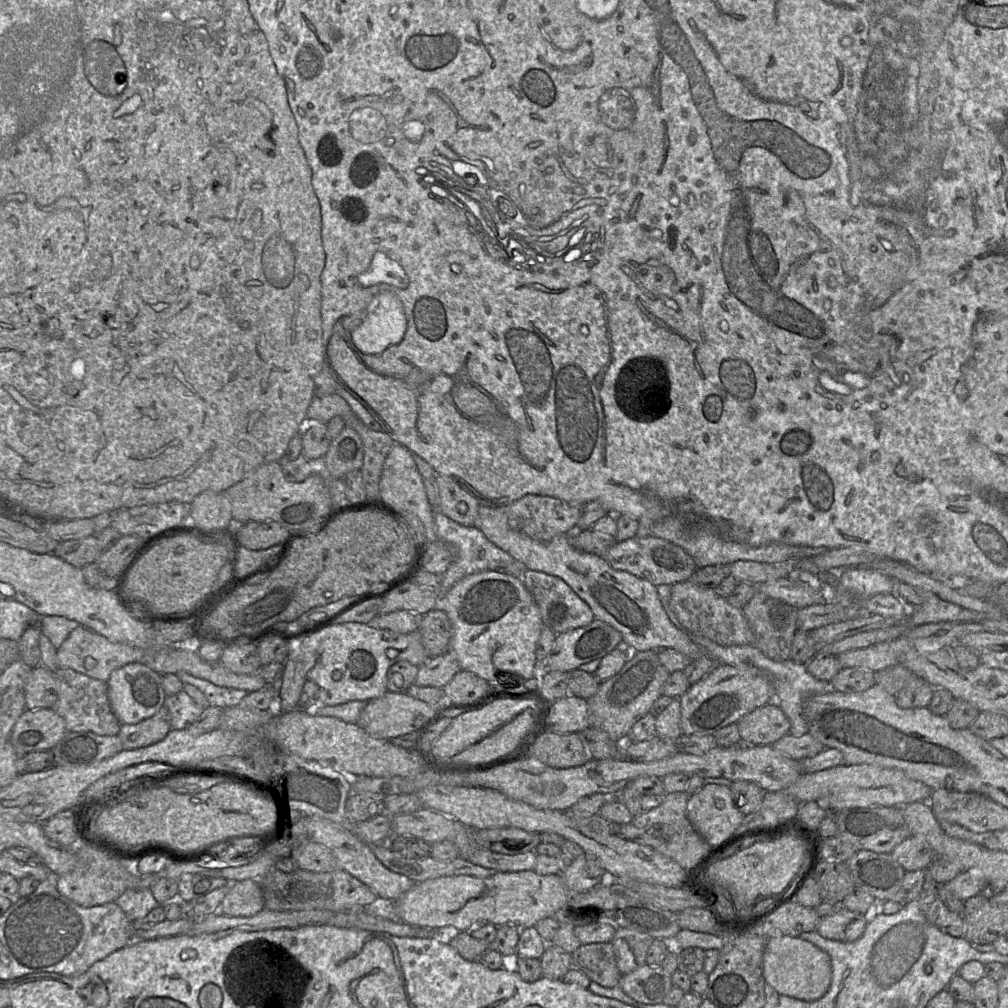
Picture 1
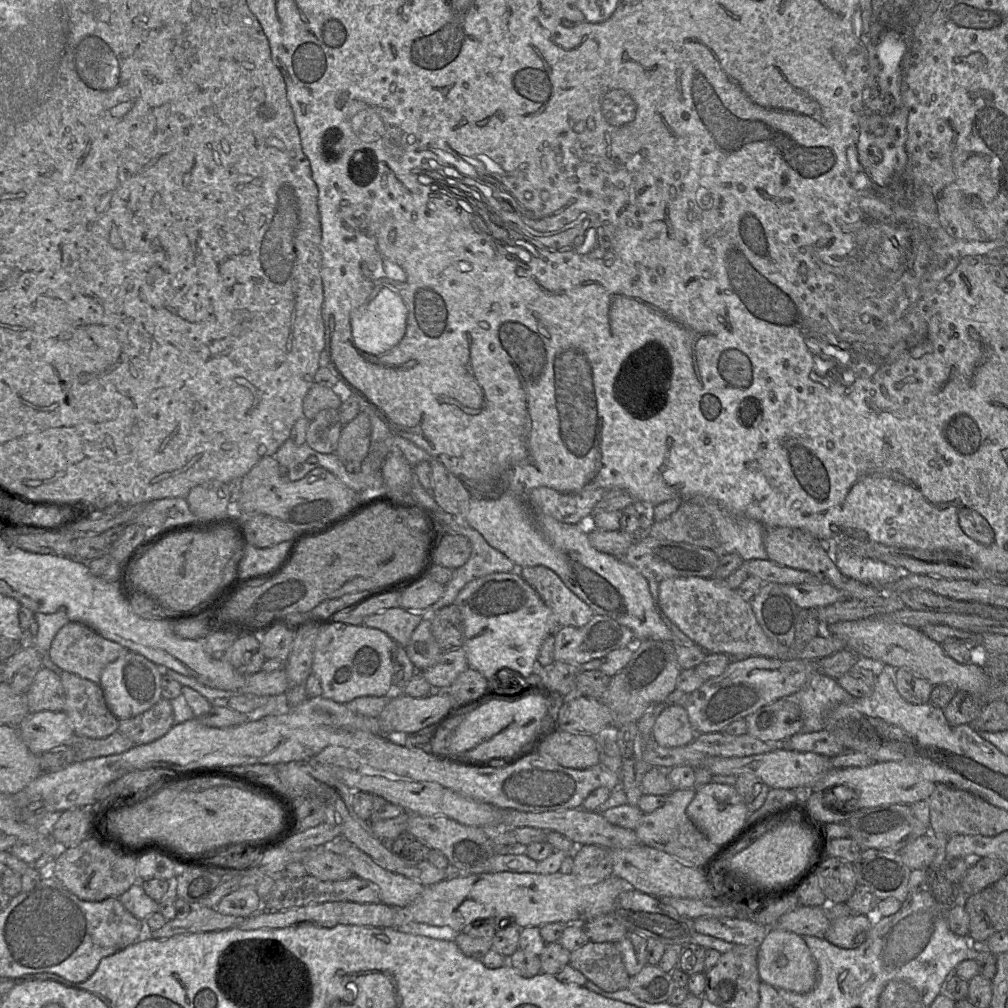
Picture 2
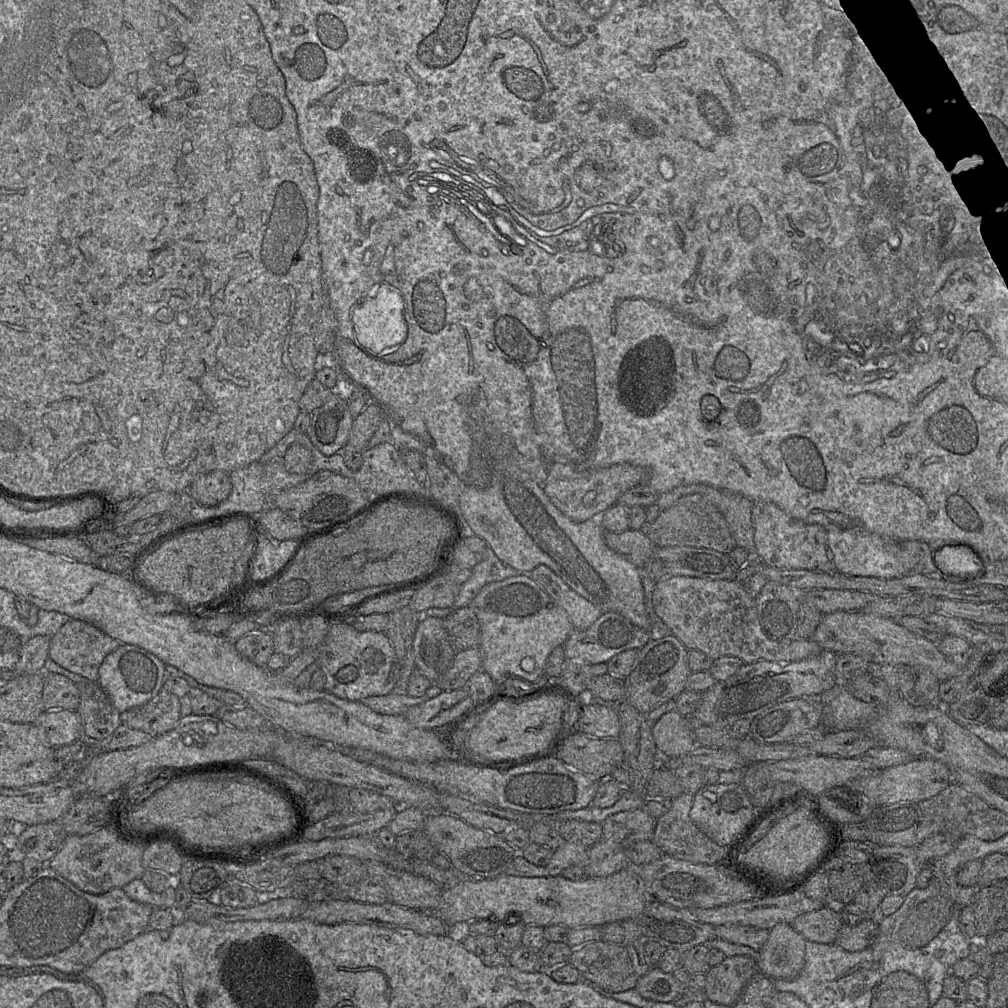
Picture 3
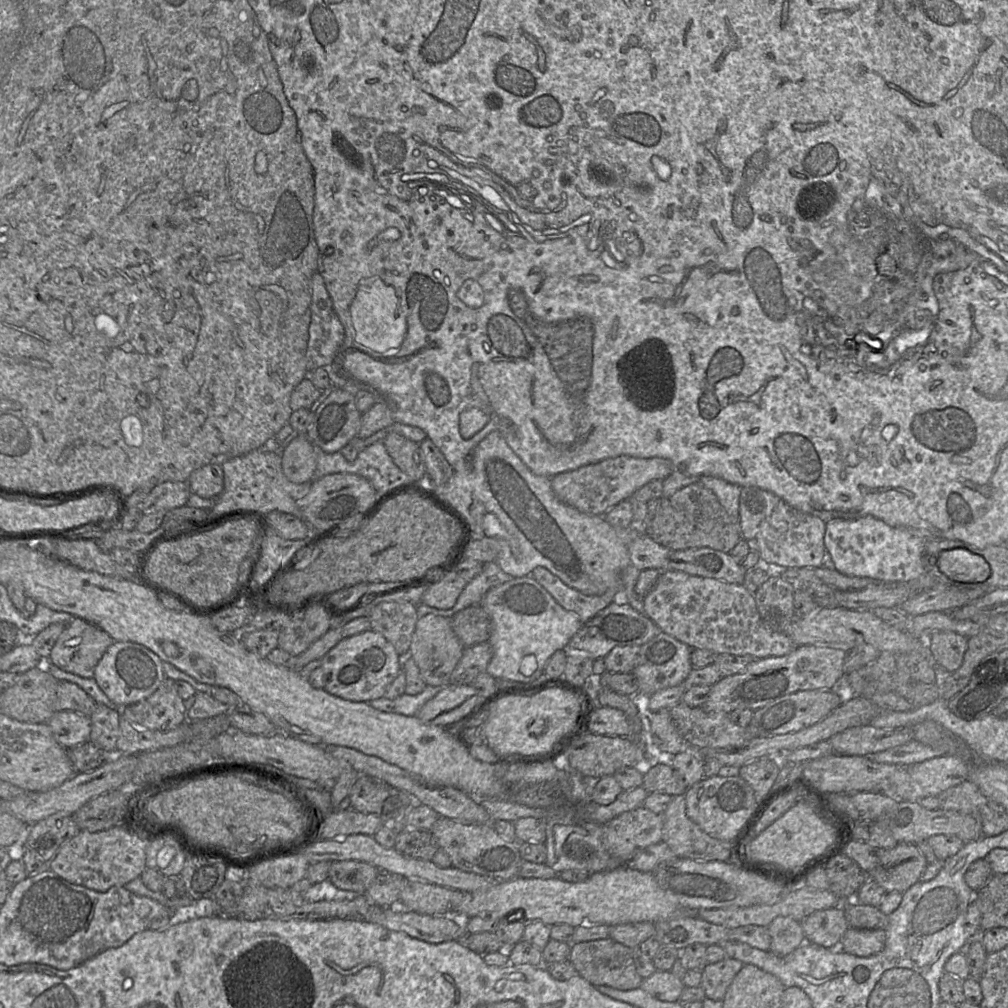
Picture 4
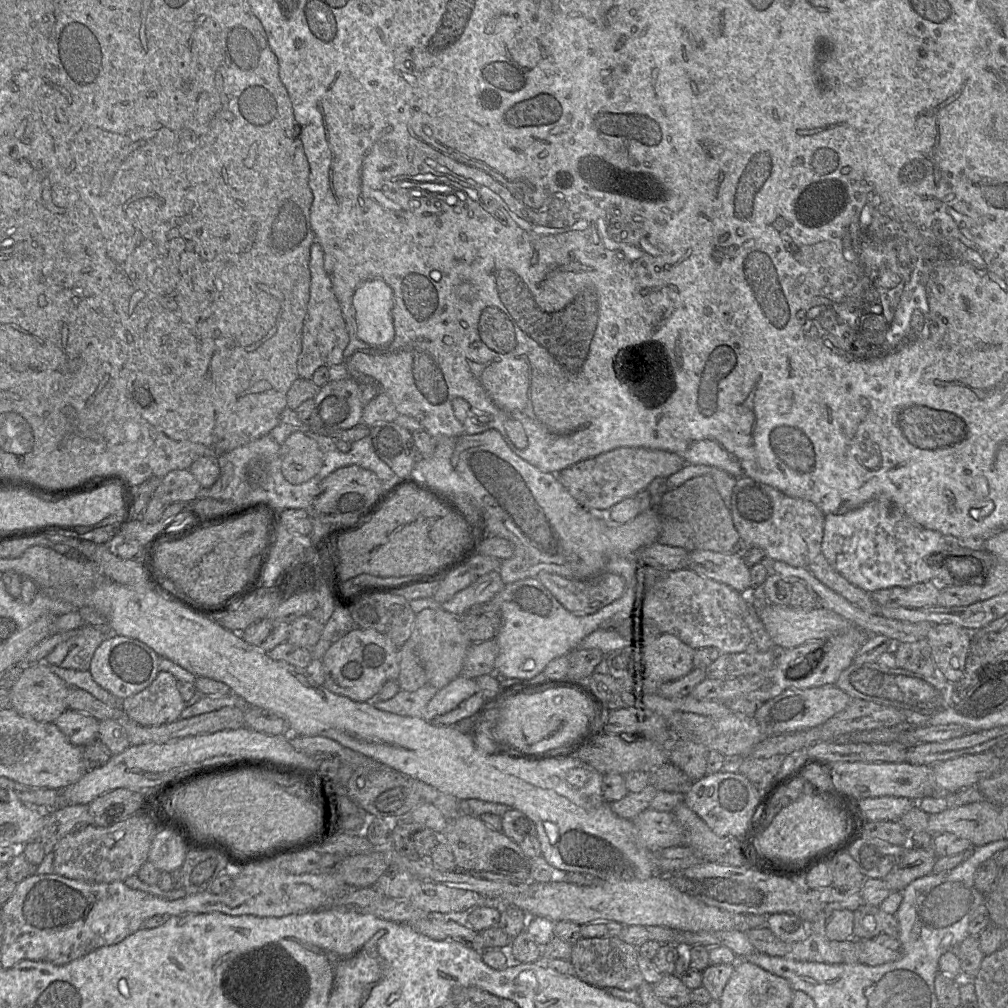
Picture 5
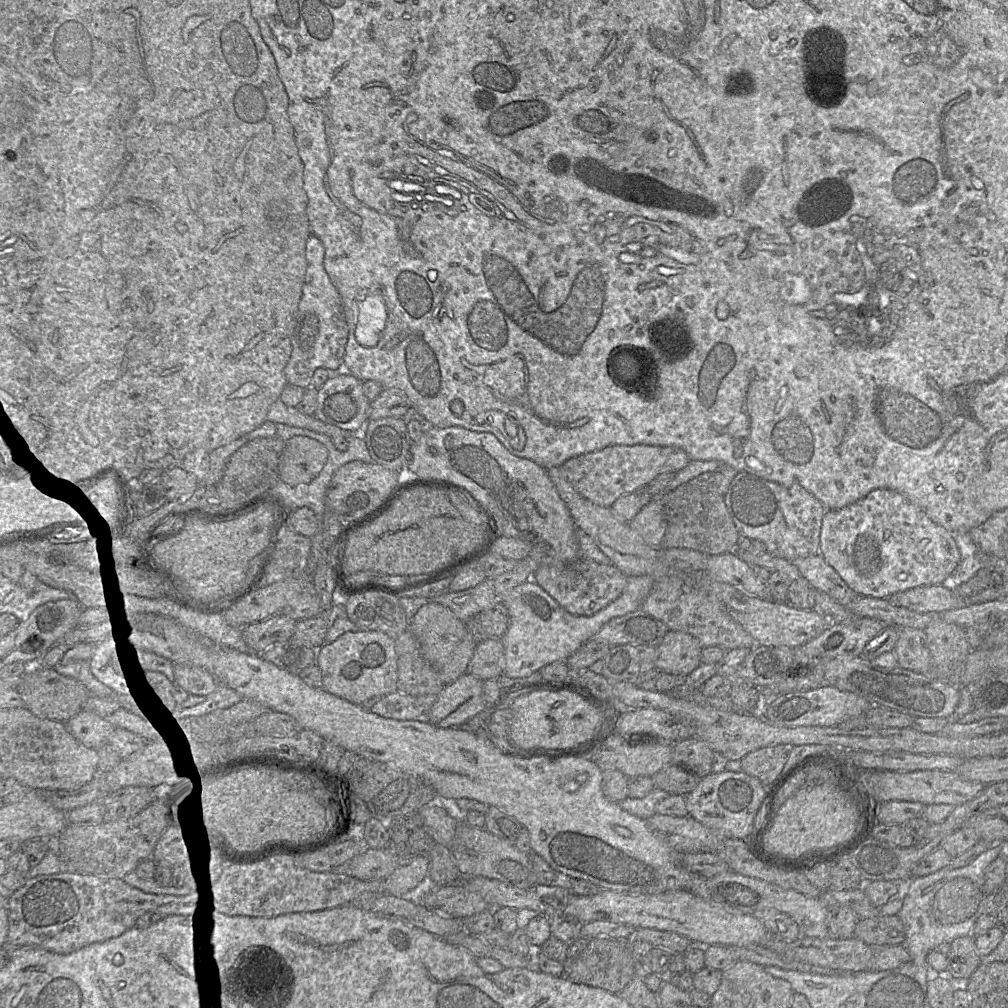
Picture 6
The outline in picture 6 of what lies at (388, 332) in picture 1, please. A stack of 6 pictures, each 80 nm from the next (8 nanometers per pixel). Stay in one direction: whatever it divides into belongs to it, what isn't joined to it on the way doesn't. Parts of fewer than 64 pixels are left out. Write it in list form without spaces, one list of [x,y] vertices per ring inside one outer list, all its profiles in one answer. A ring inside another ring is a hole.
[[[371,293],[356,304],[356,341],[365,347],[374,347],[386,326],[387,310],[381,293]]]

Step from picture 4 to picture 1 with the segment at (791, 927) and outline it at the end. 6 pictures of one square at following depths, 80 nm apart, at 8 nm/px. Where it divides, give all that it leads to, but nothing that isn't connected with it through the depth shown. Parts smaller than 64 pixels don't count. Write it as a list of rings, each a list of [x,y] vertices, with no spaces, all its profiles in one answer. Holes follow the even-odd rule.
[[[784,935],[766,938],[763,977],[767,985],[779,995],[815,1001],[823,997],[830,987],[832,979],[830,957],[825,951],[799,937]]]

